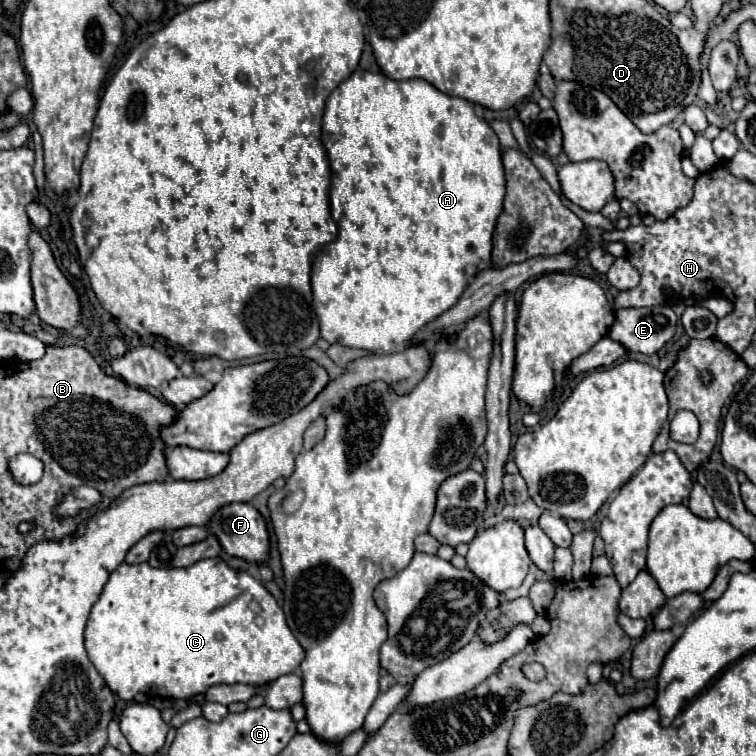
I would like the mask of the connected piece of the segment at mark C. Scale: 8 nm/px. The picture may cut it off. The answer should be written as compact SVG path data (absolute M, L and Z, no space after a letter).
M221 557L215 559L201 559L189 567L149 567L149 563L139 563L139 565L129 565L129 563L121 563L111 575L109 581L103 587L103 593L99 597L99 601L93 605L91 609L91 617L87 621L85 627L85 647L89 653L91 663L95 665L95 669L99 671L99 675L105 679L105 683L109 685L109 689L125 699L131 701L137 693L147 693L147 695L161 695L165 699L187 699L191 695L203 693L213 685L221 685L221 683L251 683L251 685L263 685L267 681L275 681L281 675L291 673L293 669L299 667L299 663L305 657L303 647L299 645L299 641L293 637L291 629L287 627L285 621L285 613L283 609L277 605L277 601L273 599L273 595L265 589L265 585L257 579L253 579L249 573L245 571L237 571L231 569Z

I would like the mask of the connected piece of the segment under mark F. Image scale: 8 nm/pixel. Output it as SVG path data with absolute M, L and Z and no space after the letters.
M231 503L231 505L225 505L221 507L211 523L209 523L209 529L213 535L217 535L217 539L221 541L223 549L227 555L231 557L239 557L239 559L245 559L247 563L265 563L269 559L269 531L267 531L267 525L265 525L265 519L263 515L249 503Z

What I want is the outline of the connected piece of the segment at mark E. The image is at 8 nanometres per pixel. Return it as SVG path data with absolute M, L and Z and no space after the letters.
M669 305L659 307L629 307L615 313L609 337L629 351L655 353L675 333L677 317Z

